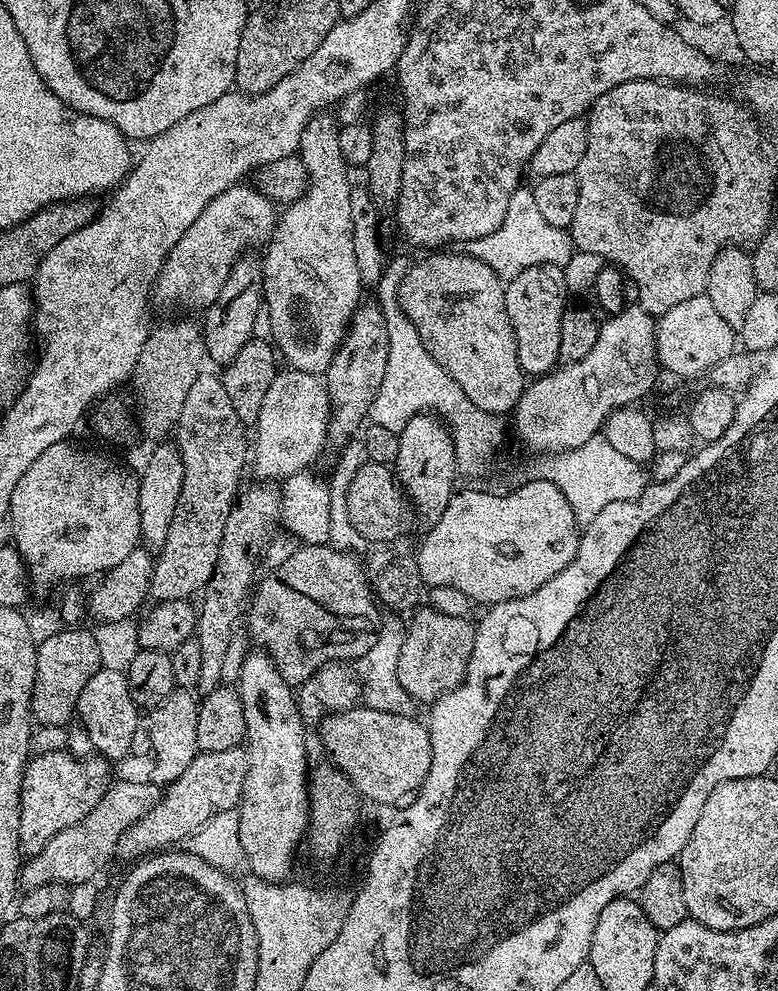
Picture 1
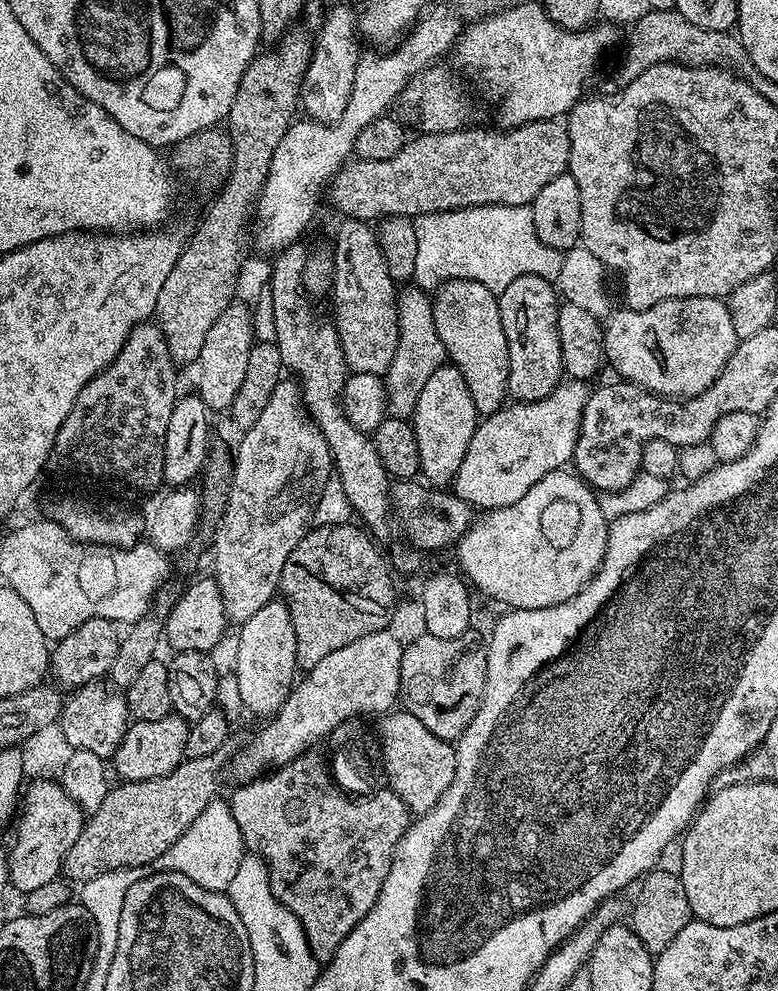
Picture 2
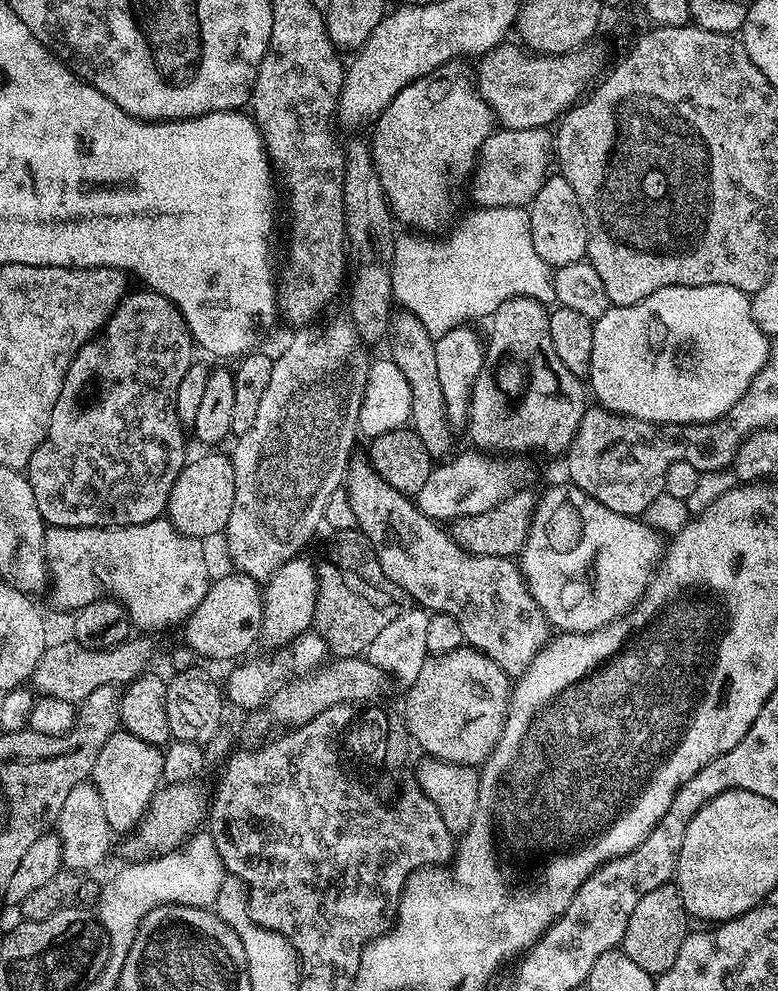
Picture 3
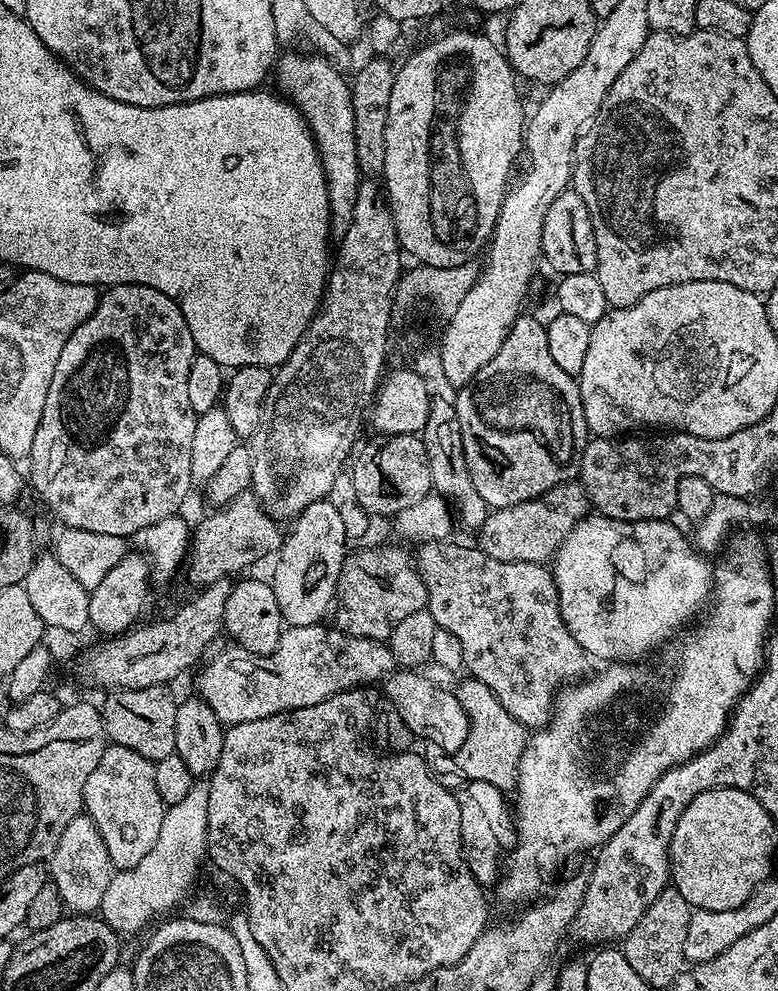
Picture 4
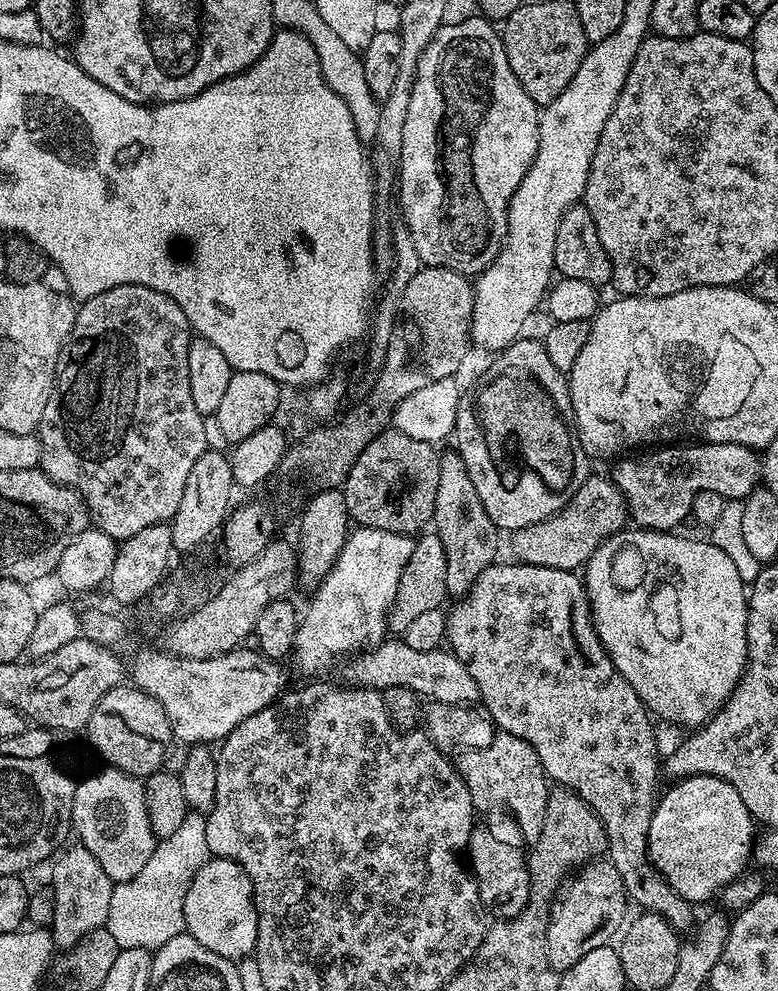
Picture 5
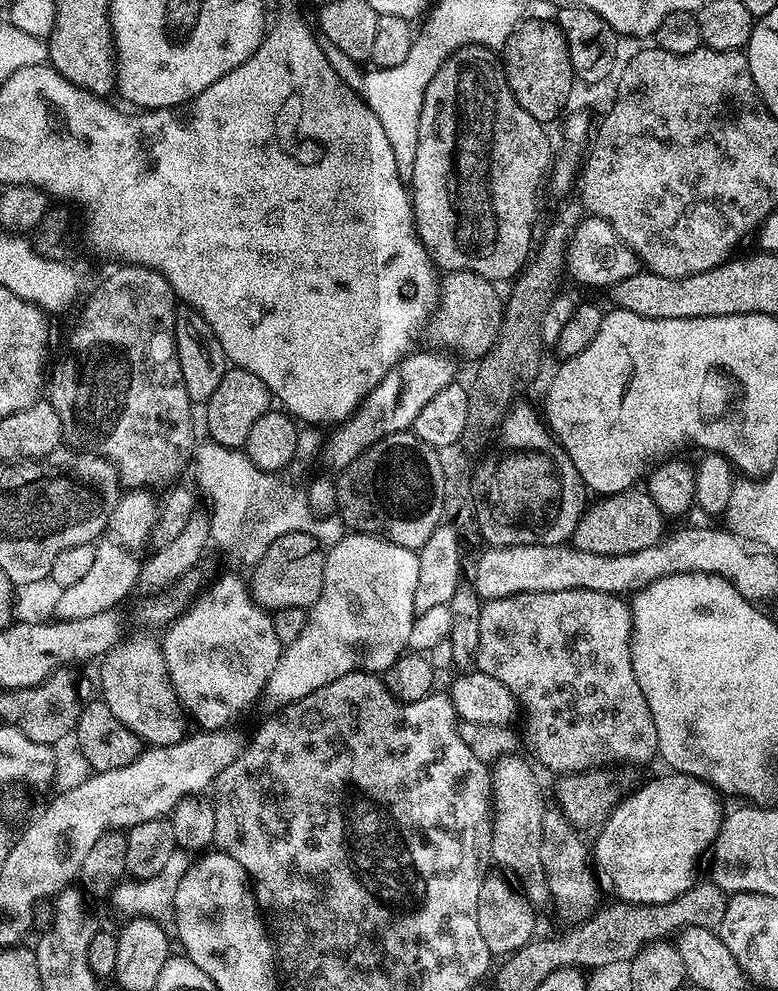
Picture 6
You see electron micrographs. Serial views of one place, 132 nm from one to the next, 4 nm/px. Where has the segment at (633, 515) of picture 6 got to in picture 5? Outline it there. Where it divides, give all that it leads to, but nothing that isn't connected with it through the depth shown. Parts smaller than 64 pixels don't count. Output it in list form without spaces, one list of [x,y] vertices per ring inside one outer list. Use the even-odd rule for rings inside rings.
[[[589,475],[578,494],[574,494],[574,498],[558,515],[511,533],[515,559],[521,564],[576,572],[587,565],[602,541],[609,540],[615,532],[625,527],[624,519],[627,521],[629,516],[628,505],[624,503],[624,496],[615,483],[609,477],[607,480],[604,476]]]

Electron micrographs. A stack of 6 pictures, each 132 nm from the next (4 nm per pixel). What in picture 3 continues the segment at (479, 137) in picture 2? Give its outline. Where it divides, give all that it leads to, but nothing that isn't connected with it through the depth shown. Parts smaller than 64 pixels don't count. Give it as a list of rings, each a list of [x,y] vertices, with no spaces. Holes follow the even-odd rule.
[[[501,127],[493,131],[492,135],[486,138],[486,142],[480,148],[480,155],[476,157],[474,171],[470,177],[472,184],[472,196],[476,199],[474,202],[476,208],[522,208],[531,205],[532,200],[542,190],[542,186],[548,181],[548,177],[554,168],[554,136],[548,128],[527,128],[526,130],[514,130],[513,128]]]

